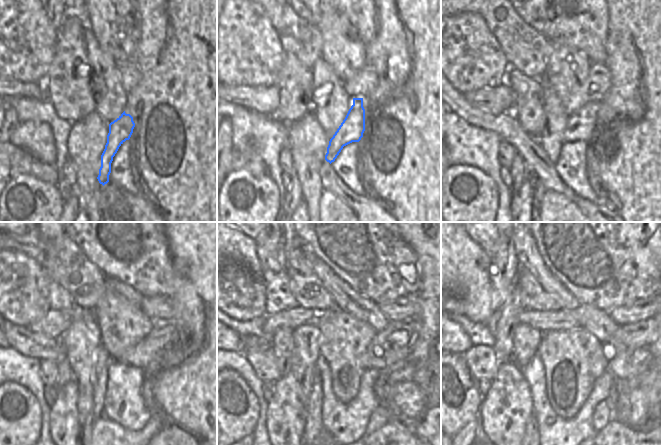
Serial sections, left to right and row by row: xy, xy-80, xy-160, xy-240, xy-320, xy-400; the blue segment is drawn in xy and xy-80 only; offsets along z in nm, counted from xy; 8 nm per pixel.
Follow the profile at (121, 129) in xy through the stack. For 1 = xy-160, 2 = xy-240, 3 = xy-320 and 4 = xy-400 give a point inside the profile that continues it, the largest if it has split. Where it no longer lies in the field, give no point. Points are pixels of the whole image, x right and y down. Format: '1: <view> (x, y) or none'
1: xy-160 (581, 126)
2: xy-240 (152, 353)
3: xy-320 (388, 351)
4: xy-400 (641, 334)

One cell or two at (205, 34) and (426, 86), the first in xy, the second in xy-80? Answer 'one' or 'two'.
one

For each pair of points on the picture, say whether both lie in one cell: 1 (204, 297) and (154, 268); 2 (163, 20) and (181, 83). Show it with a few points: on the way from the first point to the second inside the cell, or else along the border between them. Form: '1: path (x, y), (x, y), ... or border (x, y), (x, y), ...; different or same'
1: border (170, 256), (175, 273), (175, 292), (171, 297); different
2: path (163, 37), (155, 63), (157, 66), (164, 66); same

